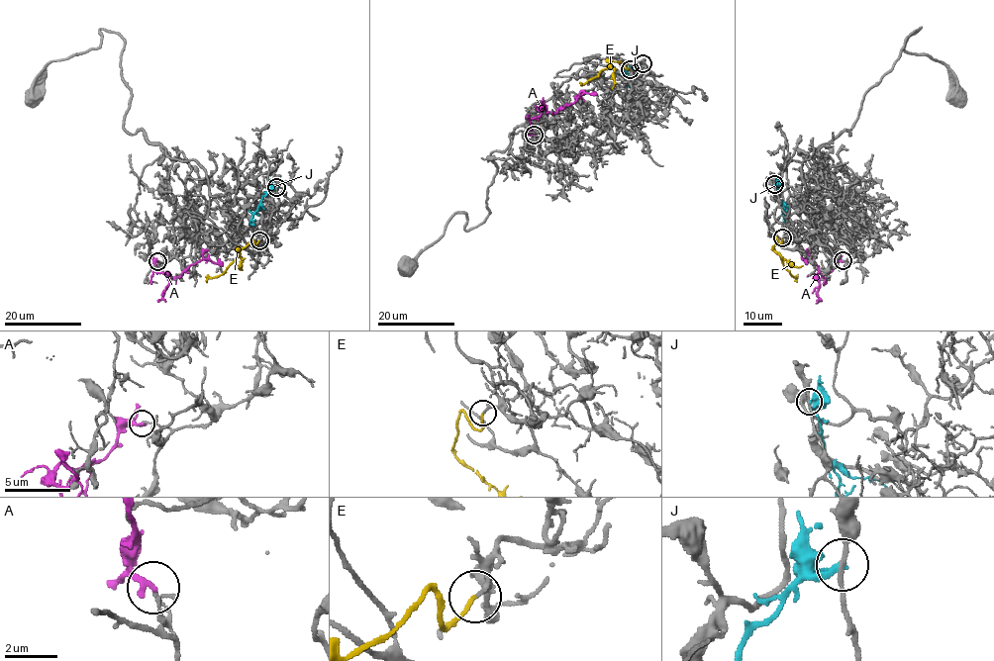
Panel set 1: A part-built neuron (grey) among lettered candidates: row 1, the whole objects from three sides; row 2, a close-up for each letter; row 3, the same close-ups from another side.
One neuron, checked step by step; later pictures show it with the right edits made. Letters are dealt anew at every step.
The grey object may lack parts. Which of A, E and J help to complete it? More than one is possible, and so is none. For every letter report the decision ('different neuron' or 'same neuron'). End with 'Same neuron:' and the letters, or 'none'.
A: different neuron
E: same neuron
J: different neuron
Same neuron: E

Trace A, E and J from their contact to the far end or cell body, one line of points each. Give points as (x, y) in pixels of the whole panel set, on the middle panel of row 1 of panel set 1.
A: (534, 134), (530, 131), (530, 123), (545, 107), (556, 113), (584, 92), (597, 94)
E: (630, 69), (621, 62), (611, 60), (594, 77), (580, 85)
J: (643, 62), (624, 71)

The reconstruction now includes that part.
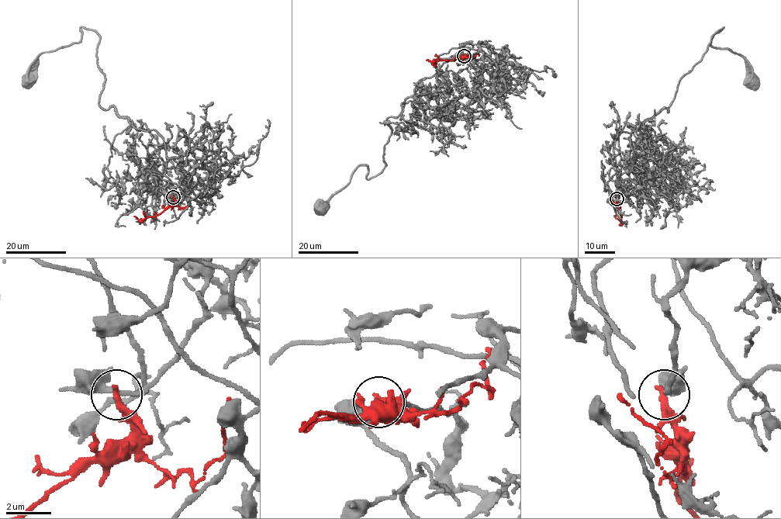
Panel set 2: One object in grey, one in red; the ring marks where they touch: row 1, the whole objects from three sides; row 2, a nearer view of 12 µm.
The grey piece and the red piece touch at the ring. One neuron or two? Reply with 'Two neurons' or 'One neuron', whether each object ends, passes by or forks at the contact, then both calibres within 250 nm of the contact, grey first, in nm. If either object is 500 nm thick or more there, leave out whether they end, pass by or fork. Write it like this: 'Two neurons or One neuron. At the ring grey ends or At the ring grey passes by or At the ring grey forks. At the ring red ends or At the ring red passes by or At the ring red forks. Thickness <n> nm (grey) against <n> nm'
Two neurons. At the ring grey passes by. At the ring red ends. Thickness 180 nm (grey) against 360 nm

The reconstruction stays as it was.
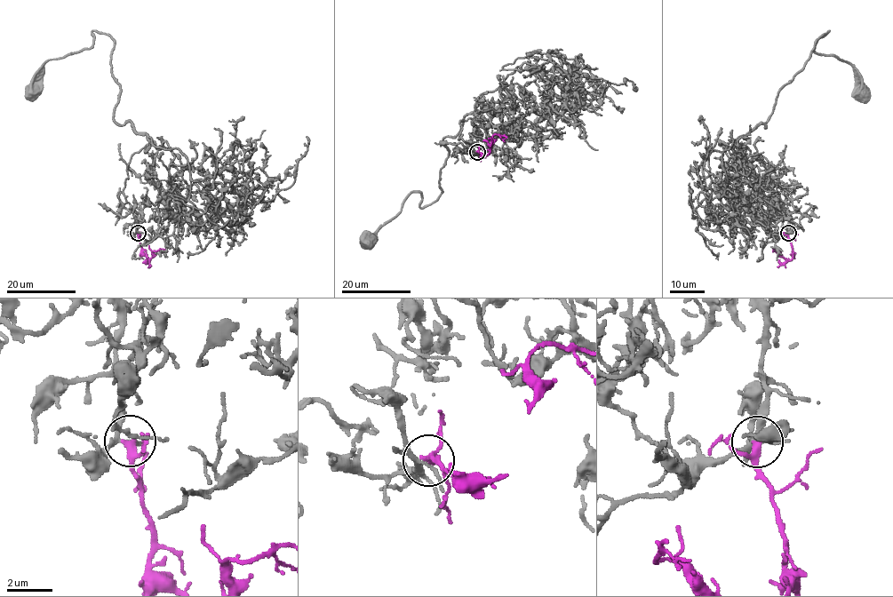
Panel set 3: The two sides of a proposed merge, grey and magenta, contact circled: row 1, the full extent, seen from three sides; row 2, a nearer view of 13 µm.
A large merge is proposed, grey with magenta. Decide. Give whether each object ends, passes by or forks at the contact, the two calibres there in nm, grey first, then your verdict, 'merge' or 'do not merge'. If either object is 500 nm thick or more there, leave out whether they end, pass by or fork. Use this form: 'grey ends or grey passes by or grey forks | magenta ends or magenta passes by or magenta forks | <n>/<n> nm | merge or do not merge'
grey forks | magenta passes by | 140/260 nm | do not merge

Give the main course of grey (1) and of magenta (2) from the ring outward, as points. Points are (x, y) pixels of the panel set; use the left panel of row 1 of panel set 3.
1: (138, 233), (123, 188), (149, 143), (113, 119), (114, 42), (92, 31), (89, 48), (49, 59), (34, 91)
2: (138, 233), (140, 251), (147, 259), (153, 257), (152, 251), (164, 249), (166, 252)

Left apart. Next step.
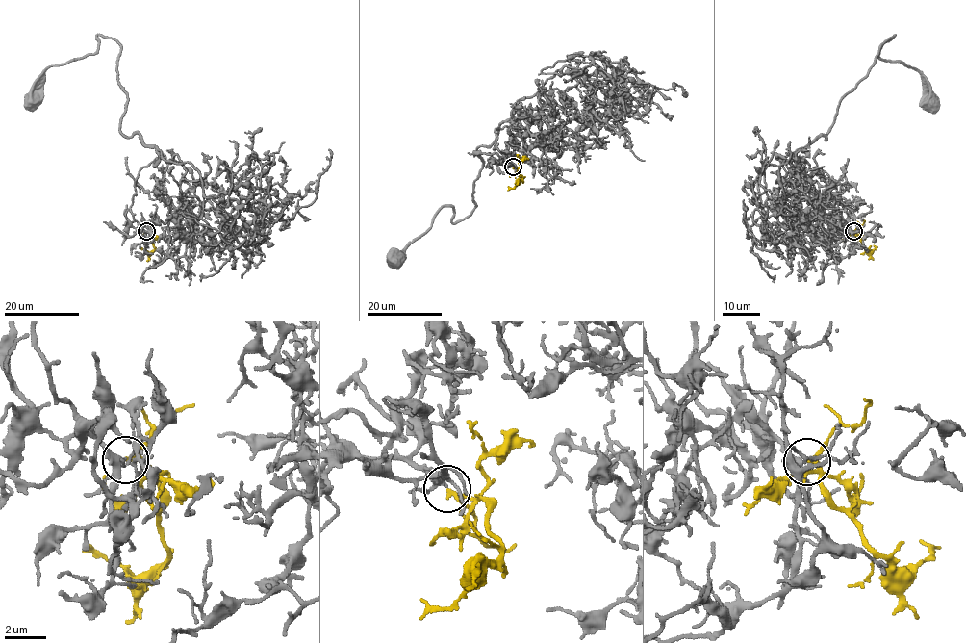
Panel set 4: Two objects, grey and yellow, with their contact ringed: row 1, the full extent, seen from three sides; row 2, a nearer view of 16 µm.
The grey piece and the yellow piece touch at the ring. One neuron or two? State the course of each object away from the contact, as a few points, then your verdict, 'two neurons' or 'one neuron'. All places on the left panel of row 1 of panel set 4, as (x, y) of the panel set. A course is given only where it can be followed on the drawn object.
course grey (147, 232), (131, 205), (159, 156), (119, 130), (118, 42), (97, 35), (93, 54), (50, 66), (34, 101); course yellow (147, 232), (151, 234), (154, 249), (148, 252), (139, 248); one neuron

